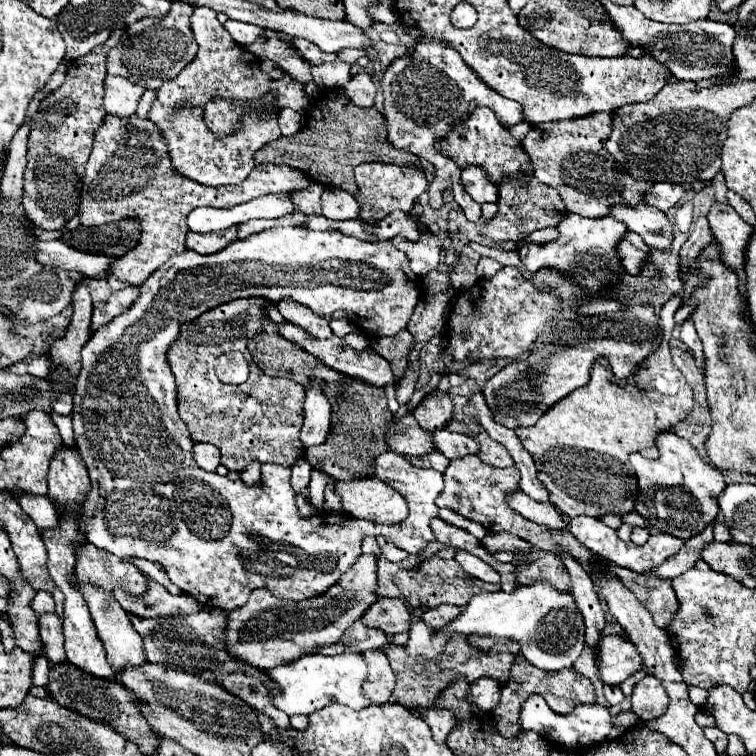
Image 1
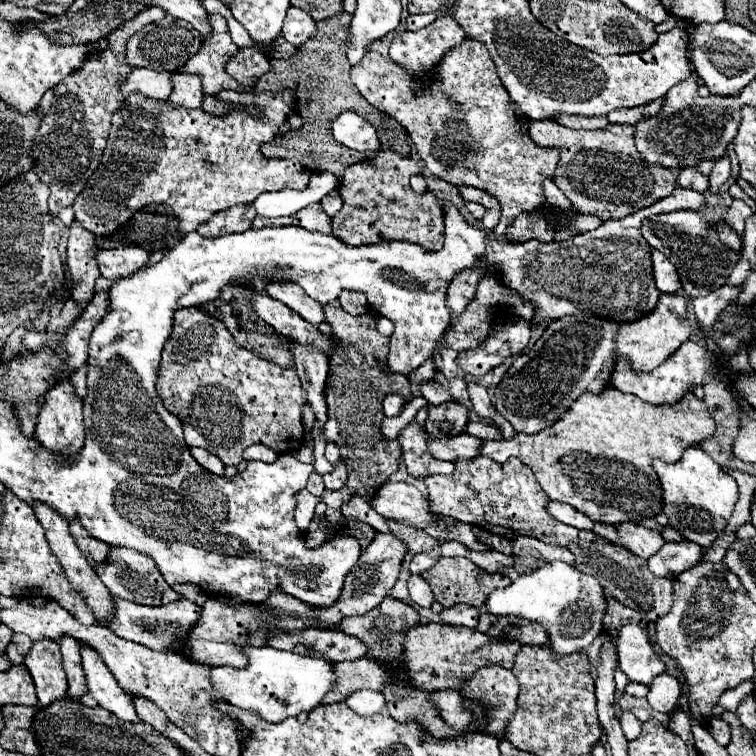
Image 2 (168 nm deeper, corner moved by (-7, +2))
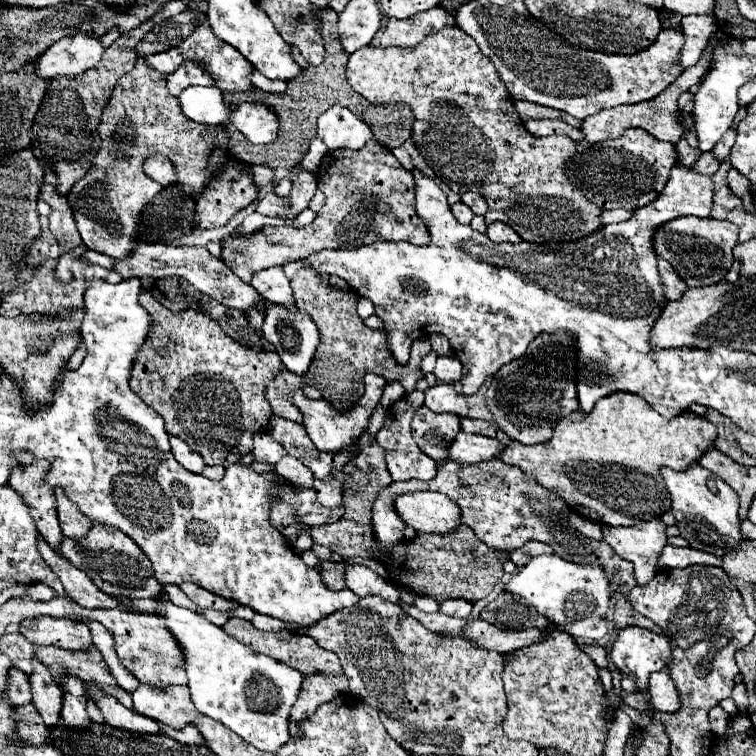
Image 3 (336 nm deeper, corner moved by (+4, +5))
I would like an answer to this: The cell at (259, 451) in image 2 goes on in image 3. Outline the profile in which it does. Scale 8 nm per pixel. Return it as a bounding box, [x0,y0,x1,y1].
[251,432,287,466]

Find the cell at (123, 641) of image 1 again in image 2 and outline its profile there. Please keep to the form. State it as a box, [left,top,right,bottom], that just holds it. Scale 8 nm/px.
[32,501,112,625]

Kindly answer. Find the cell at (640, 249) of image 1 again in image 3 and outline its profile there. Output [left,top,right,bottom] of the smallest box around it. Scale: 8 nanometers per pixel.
[657,258,687,300]

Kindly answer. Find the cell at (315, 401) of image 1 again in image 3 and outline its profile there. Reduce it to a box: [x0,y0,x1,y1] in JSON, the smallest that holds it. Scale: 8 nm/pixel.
[261,304,319,376]

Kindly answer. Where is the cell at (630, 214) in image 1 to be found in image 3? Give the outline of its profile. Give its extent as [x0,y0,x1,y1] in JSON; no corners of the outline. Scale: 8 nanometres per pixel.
[653,218,739,286]

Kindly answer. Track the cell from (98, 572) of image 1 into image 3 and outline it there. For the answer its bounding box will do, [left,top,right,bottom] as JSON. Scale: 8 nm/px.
[55,490,91,540]

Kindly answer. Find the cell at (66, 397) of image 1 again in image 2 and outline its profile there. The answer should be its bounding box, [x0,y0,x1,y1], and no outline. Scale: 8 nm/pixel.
[72,365,86,397]

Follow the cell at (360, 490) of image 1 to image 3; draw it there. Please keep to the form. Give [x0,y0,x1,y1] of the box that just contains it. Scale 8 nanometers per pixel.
[395,492,461,534]

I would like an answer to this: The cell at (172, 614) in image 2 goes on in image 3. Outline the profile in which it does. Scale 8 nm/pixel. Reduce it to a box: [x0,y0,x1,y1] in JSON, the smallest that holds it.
[39,536,129,610]

